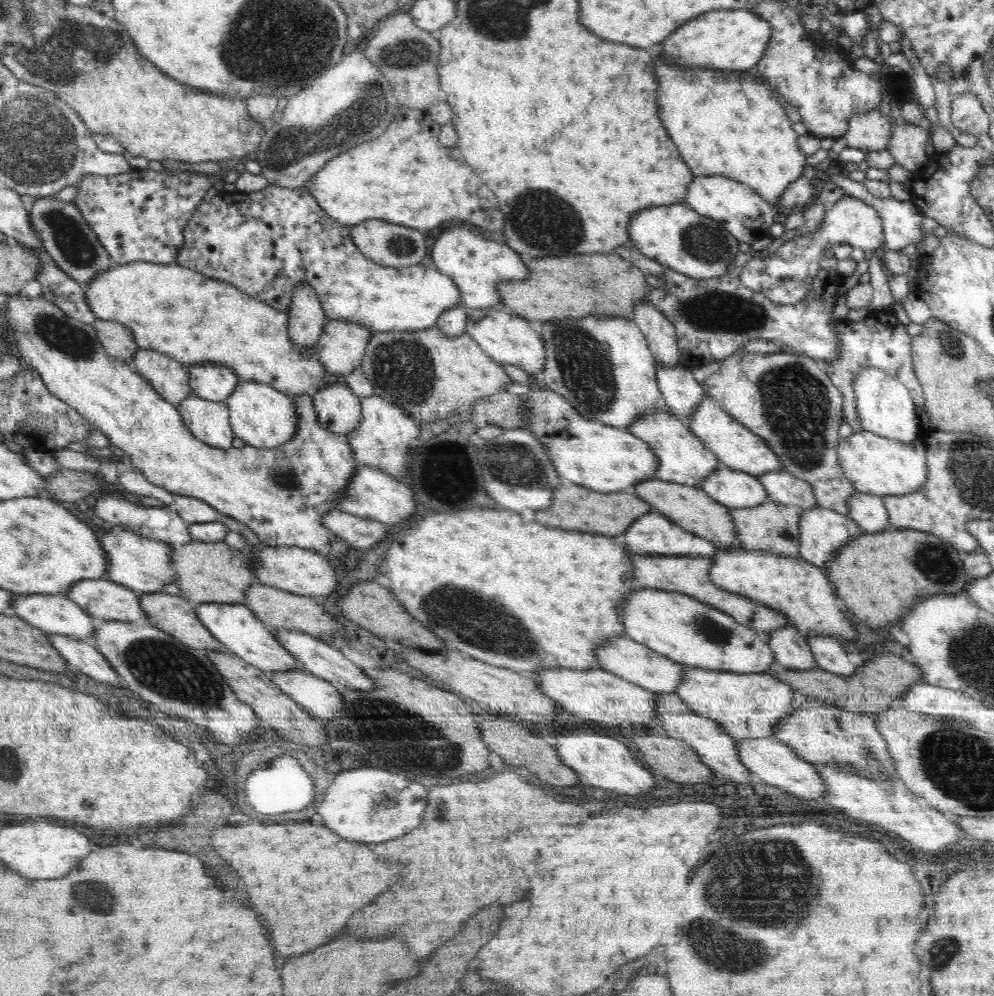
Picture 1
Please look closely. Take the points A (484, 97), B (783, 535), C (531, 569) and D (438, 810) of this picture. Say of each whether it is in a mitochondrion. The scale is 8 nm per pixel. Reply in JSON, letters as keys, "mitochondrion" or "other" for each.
{"A":"other","B":"mitochondrion","C":"other","D":"mitochondrion"}

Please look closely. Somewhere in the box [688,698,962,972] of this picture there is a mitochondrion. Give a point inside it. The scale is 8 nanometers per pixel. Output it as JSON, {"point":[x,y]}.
{"point":[868,751]}

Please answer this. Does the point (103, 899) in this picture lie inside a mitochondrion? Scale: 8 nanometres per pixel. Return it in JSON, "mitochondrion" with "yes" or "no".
{"mitochondrion":"yes"}

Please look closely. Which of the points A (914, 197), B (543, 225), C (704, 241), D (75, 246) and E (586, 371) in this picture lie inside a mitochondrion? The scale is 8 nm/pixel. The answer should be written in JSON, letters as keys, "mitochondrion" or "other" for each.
{"A":"other","B":"mitochondrion","C":"mitochondrion","D":"mitochondrion","E":"mitochondrion"}

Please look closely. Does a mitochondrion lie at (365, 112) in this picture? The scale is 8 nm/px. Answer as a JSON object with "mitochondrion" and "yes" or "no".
{"mitochondrion":"yes"}

